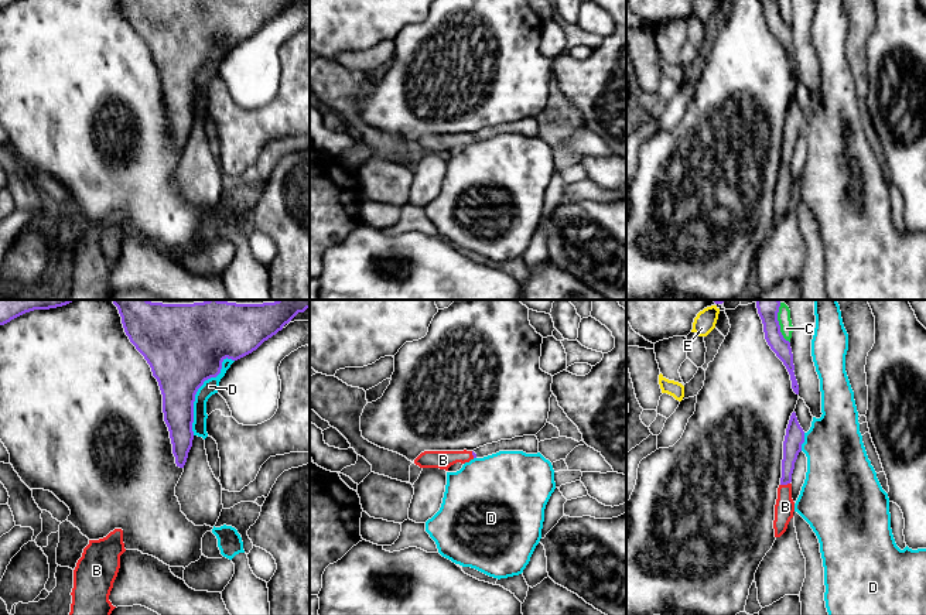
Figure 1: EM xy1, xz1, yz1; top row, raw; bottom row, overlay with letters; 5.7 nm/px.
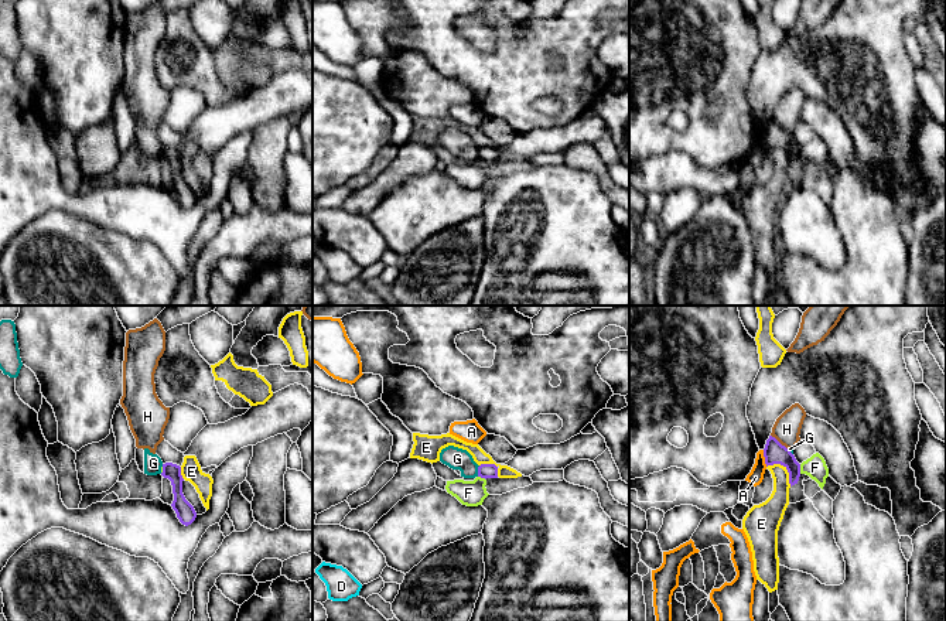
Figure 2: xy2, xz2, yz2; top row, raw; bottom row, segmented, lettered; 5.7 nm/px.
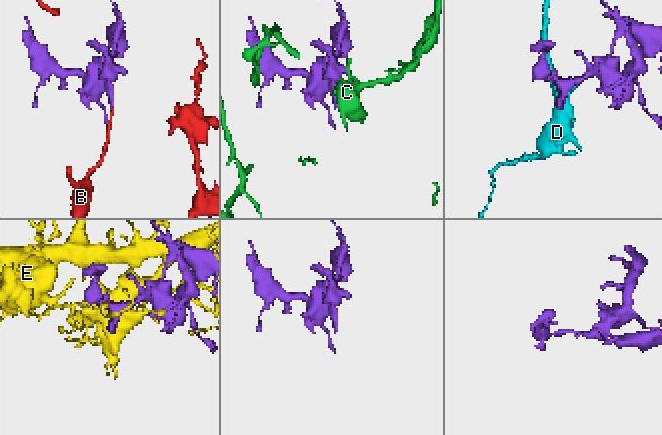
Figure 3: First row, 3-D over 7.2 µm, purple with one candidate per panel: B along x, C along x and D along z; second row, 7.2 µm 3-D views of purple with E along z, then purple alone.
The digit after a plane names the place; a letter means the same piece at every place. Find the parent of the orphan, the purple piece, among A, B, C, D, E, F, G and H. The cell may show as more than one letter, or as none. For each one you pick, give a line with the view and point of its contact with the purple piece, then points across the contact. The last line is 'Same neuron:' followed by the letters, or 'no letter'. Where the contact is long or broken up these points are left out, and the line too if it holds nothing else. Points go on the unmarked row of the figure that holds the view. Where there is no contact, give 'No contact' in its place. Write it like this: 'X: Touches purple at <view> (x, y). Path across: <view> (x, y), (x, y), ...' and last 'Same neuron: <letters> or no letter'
B: Touches purple at yz1 (785, 167). Path across: yz1 (792, 129), (785, 167), (785, 190)
Same neuron: B

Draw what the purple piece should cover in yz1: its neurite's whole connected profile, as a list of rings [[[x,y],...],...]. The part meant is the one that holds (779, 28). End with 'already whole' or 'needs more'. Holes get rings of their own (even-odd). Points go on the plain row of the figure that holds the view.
[[[761,0],[761,3],[768,28],[786,49],[790,58],[792,72],[796,78],[799,78],[799,68],[793,55],[795,48],[790,25],[786,24],[782,18],[778,0]]]; already whole

